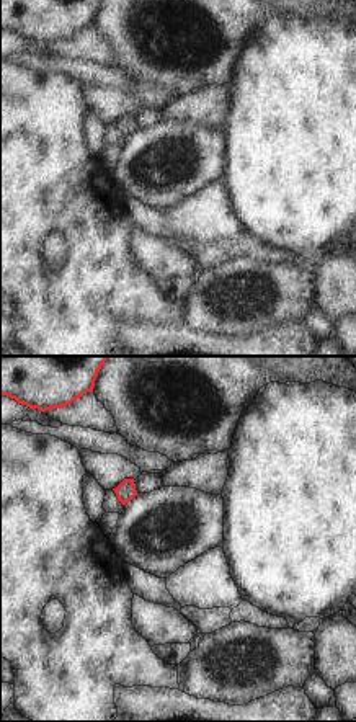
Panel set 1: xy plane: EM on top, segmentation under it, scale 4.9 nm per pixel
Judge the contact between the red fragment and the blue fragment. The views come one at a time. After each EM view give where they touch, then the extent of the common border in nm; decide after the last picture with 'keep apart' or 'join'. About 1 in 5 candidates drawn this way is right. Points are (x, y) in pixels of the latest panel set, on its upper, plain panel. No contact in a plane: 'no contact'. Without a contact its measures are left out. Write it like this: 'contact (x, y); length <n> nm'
no contact

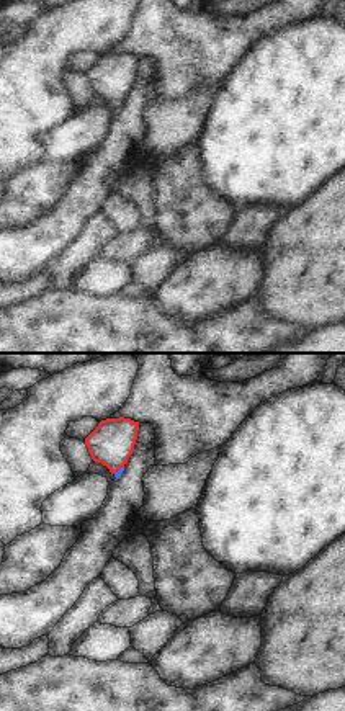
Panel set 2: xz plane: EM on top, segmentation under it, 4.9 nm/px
contact (118, 103); length 70 nm

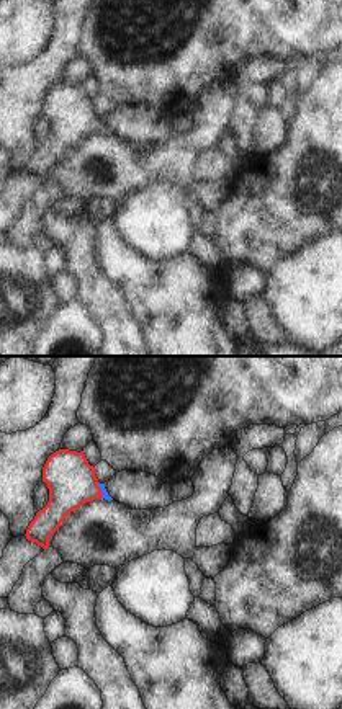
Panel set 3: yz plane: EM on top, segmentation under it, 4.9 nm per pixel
contact (100, 124); length 90 nm

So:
join

